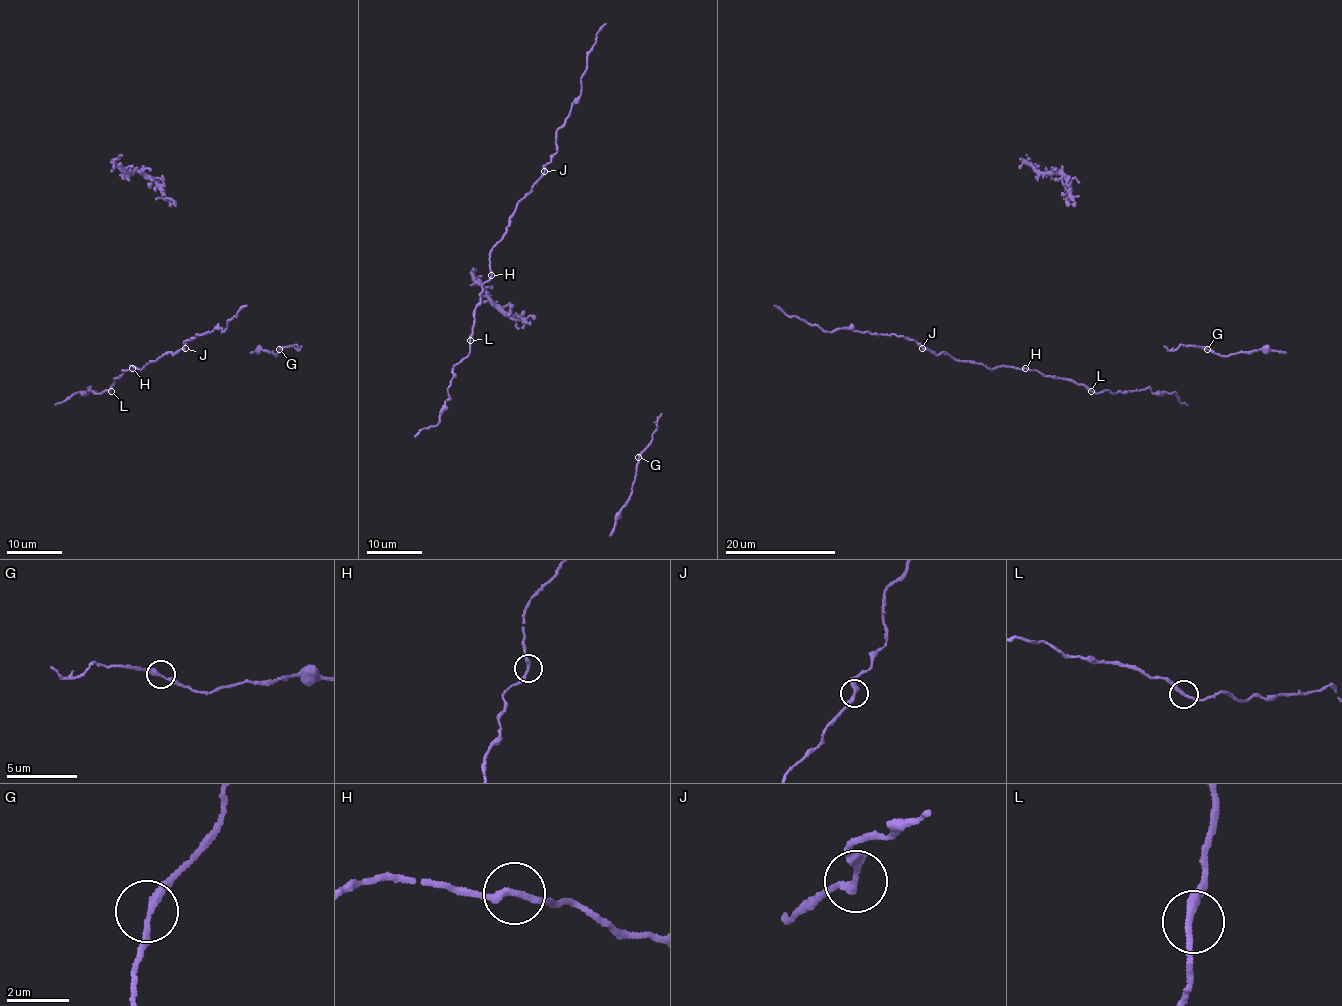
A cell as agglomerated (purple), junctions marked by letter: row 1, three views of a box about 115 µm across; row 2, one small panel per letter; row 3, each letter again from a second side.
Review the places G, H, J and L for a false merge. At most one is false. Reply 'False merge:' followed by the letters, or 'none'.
False merge: none

